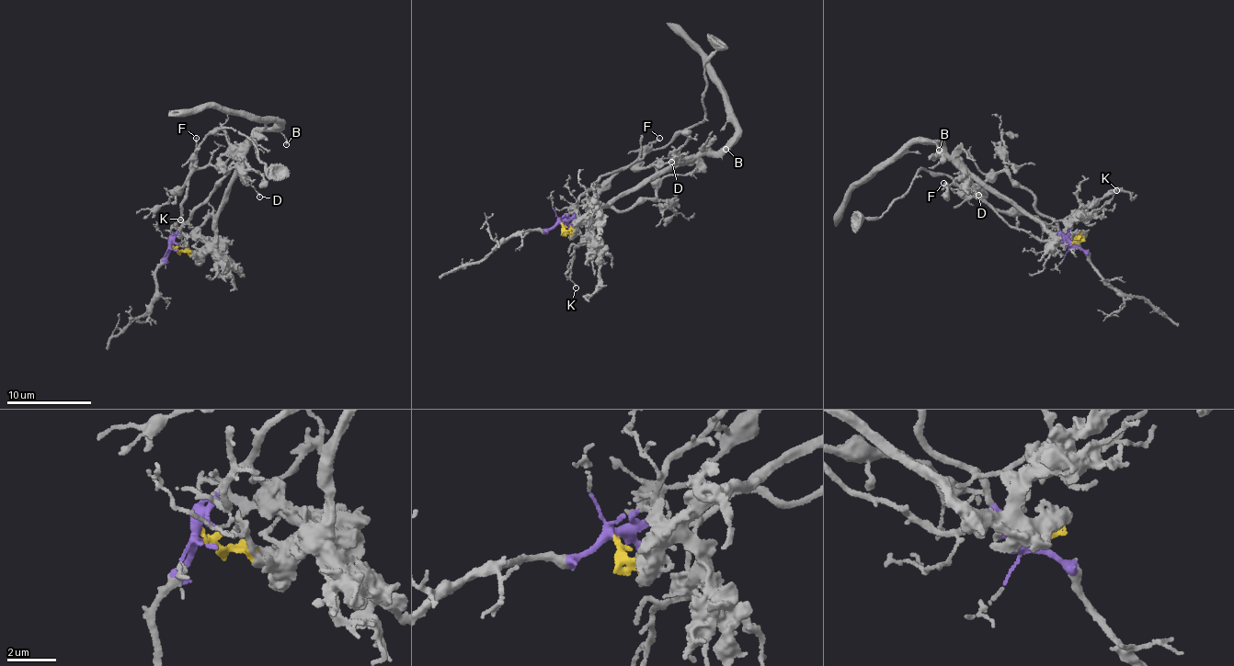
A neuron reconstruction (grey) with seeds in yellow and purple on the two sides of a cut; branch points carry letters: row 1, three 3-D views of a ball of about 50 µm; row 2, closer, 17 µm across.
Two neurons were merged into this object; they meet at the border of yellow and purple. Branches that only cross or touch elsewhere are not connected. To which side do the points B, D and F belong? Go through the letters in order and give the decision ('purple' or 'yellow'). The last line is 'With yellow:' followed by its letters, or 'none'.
B: yellow
D: purple
F: purple
With yellow: B

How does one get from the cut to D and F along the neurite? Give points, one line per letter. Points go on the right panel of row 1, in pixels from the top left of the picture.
D: (1073, 243), (1056, 222), (1034, 208), (1032, 194), (1007, 174), (979, 186), (969, 183), (966, 187), (978, 196)
F: (1073, 243), (1056, 235), (1038, 240), (1016, 231), (978, 197), (962, 197), (943, 184)

